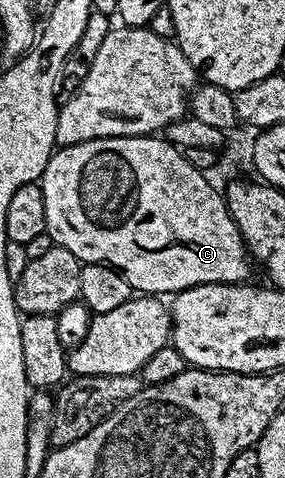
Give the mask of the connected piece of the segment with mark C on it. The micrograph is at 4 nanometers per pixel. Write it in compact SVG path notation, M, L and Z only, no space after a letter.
M143 136L140 138L97 138L96 140L88 140L84 144L74 144L72 146L63 146L55 149L54 153L51 154L48 164L44 168L40 179L40 185L42 187L42 195L44 196L44 216L46 217L46 233L52 236L55 247L72 252L72 256L76 256L81 260L82 263L87 262L102 262L106 266L111 266L114 270L124 276L124 280L128 280L131 291L141 292L146 296L173 296L178 293L179 290L187 290L193 286L199 286L200 284L208 284L209 282L240 282L245 283L246 278L250 274L250 262L252 263L251 255L248 253L246 248L246 241L243 240L242 234L238 230L237 224L232 220L232 216L228 212L226 207L225 197L221 193L218 194L214 191L214 186L209 182L207 175L203 171L192 168L192 164L188 164L185 153L179 147L173 146L171 142L166 141L165 137L162 136Z

